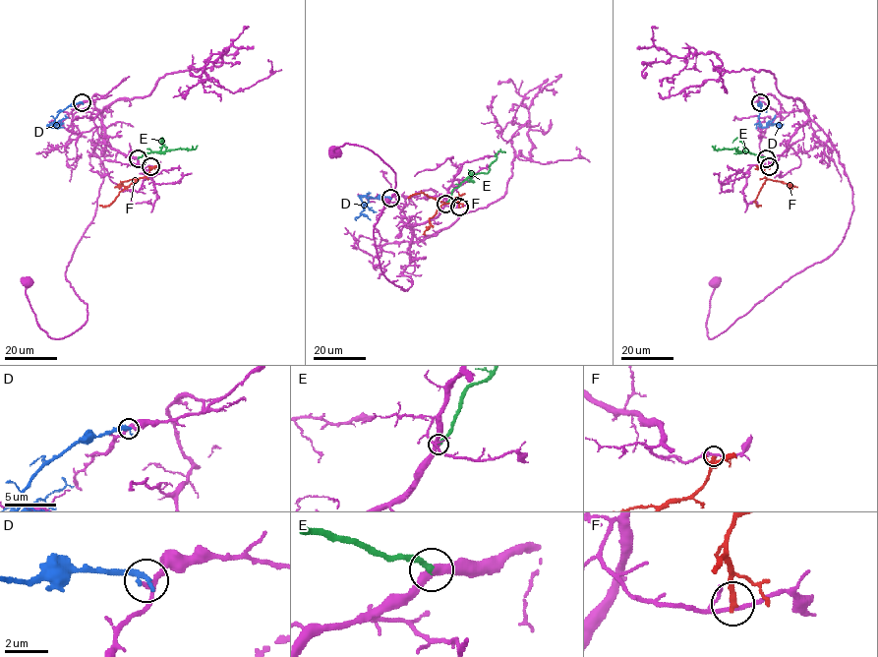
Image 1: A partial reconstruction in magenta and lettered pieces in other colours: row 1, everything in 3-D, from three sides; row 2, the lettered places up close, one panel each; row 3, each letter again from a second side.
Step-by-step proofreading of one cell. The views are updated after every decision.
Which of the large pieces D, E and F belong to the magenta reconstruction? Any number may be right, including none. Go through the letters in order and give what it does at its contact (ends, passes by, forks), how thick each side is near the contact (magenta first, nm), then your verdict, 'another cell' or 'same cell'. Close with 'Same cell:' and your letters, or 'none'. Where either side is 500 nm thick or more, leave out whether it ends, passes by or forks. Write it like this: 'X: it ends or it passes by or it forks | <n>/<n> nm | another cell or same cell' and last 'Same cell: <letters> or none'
D: it ends | 240/320 nm | another cell
E: it ends | 380/280 nm | same cell
F: it ends | 170/280 nm | another cell
Same cell: E

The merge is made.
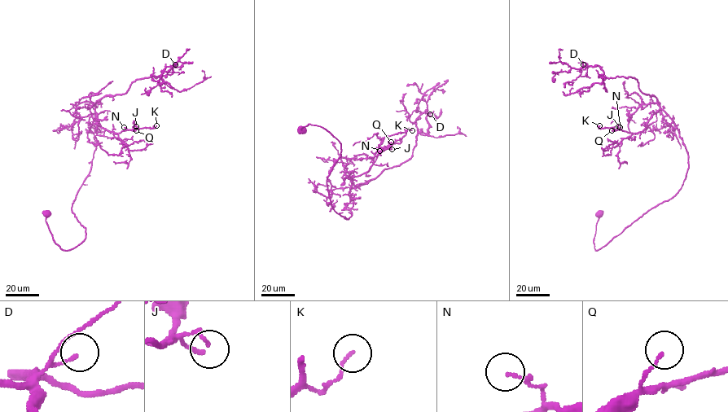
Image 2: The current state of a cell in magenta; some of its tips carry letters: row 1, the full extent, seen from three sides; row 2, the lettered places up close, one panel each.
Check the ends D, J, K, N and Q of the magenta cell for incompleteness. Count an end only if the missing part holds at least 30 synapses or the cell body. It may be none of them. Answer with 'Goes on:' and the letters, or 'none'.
Goes on: D

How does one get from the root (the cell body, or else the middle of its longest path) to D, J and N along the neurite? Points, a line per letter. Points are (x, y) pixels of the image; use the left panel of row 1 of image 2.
D: (46, 213), (61, 248), (84, 240), (71, 208), (96, 146), (96, 102), (175, 64)
J: (46, 213), (61, 248), (79, 244), (85, 229), (71, 208), (96, 146), (94, 109), (111, 131), (136, 126)
N: (46, 213), (61, 248), (84, 240), (71, 208), (96, 146), (94, 109), (101, 127), (124, 127)

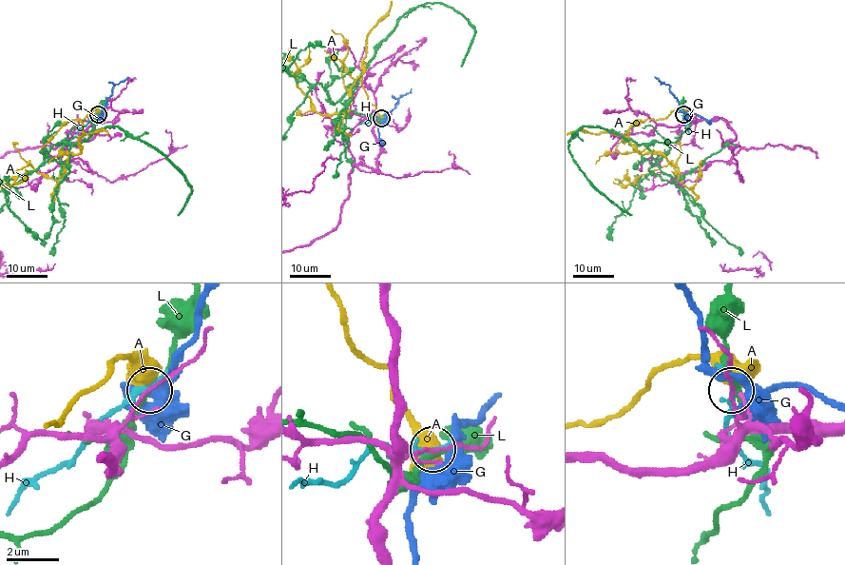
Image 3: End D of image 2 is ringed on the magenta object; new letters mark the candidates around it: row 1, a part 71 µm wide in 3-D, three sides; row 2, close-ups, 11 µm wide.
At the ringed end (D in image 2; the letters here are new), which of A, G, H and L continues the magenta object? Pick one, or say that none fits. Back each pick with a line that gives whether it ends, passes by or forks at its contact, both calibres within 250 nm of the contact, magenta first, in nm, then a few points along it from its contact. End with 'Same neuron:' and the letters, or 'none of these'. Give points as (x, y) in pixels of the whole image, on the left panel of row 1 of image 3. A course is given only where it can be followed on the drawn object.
Same neuron: none of these

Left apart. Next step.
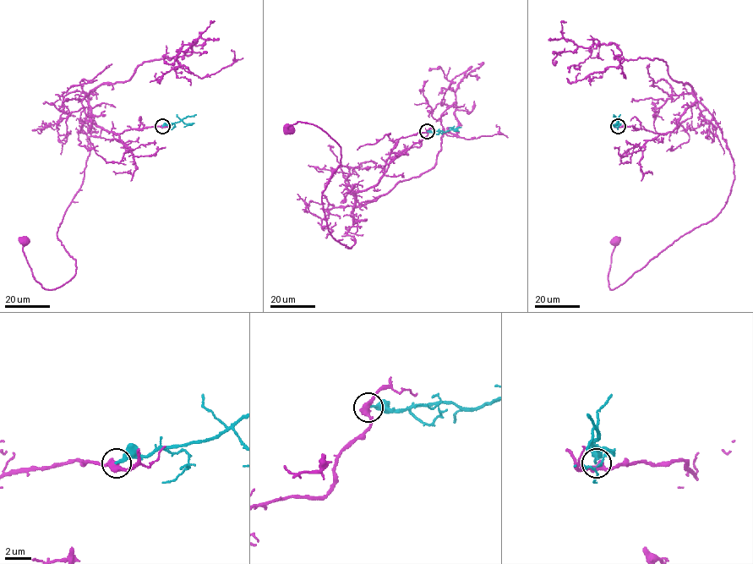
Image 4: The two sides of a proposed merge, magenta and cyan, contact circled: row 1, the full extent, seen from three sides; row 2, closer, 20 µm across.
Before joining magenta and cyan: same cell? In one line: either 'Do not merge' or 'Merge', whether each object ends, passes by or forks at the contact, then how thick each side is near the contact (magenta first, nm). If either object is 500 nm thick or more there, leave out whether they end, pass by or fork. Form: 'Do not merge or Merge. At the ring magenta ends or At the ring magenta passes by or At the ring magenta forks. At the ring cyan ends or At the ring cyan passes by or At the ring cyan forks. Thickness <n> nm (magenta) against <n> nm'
Do not merge. At the ring magenta passes by. At the ring cyan ends. Thickness 400 nm (magenta) against 240 nm

